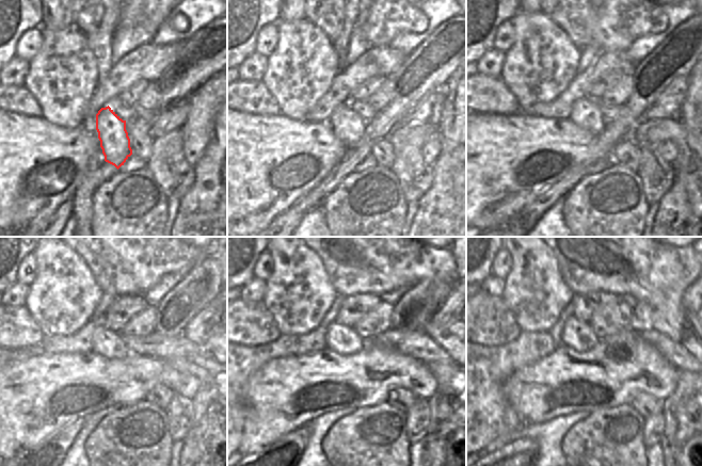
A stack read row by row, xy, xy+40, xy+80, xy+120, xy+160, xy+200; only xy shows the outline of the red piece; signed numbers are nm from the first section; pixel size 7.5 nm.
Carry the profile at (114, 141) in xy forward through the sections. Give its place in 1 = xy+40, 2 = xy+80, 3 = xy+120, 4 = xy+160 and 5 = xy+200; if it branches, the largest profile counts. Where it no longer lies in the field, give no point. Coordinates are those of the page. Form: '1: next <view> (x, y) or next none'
1: next xy+40 (349, 127)
2: next xy+80 (585, 114)
3: next xy+120 (110, 344)
4: next xy+160 (341, 339)
5: next xy+200 (577, 335)

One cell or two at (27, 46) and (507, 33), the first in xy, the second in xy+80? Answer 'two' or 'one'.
one

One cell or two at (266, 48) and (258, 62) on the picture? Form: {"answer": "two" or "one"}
{"answer": "two"}

